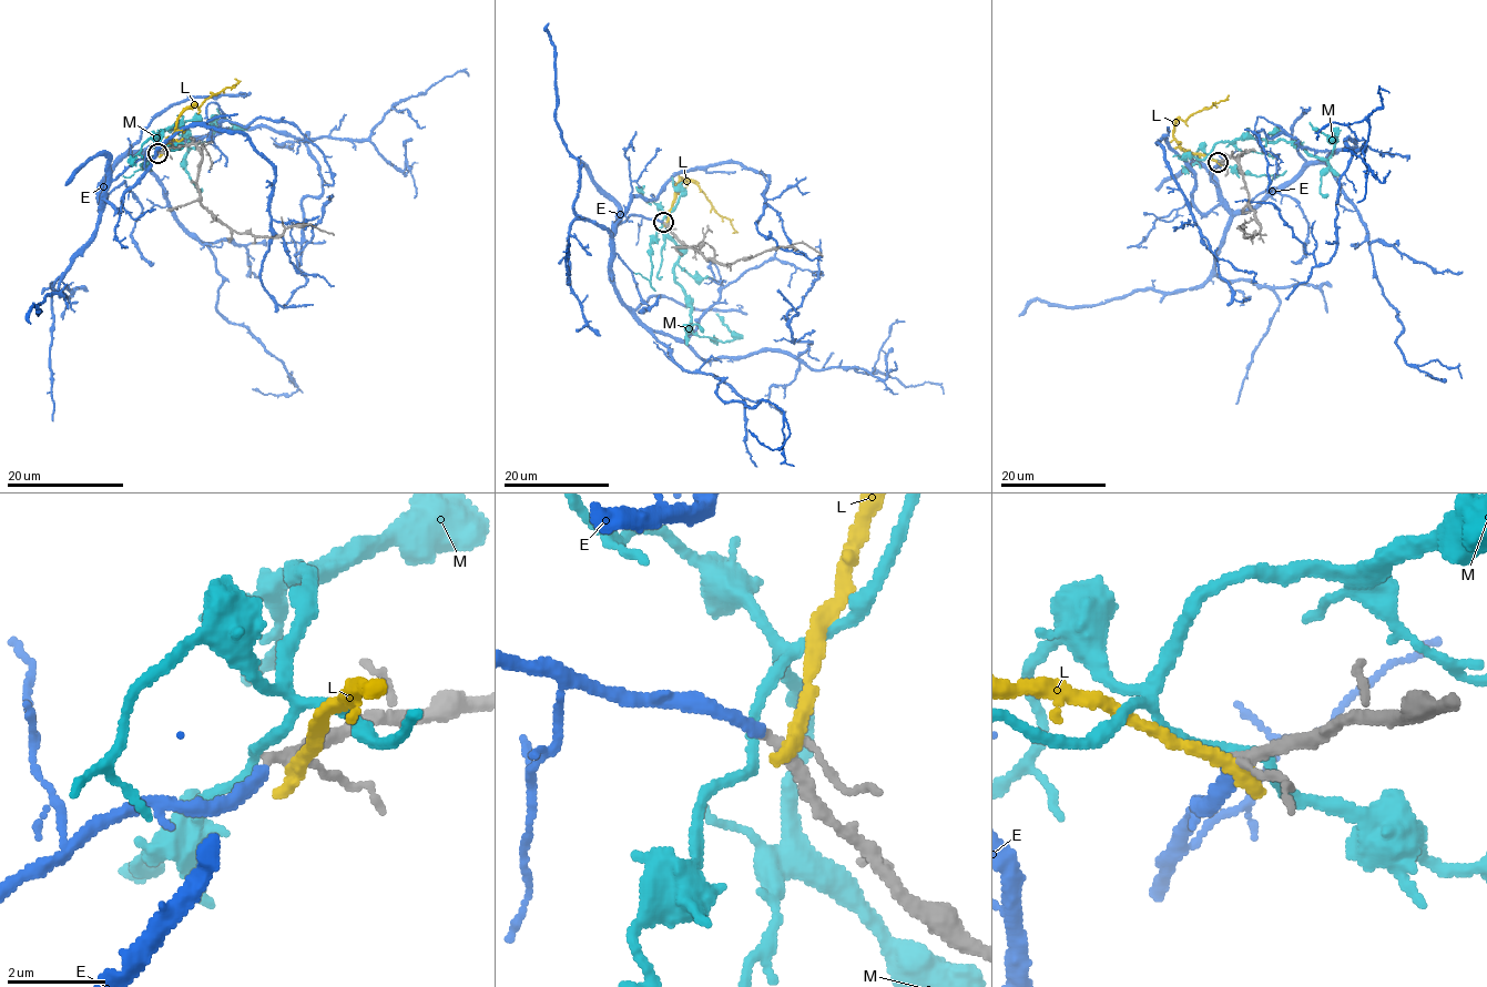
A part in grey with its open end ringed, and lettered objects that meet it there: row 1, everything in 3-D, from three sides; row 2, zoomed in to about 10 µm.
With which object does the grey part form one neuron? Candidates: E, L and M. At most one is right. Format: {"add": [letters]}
{"add": ["E"]}

